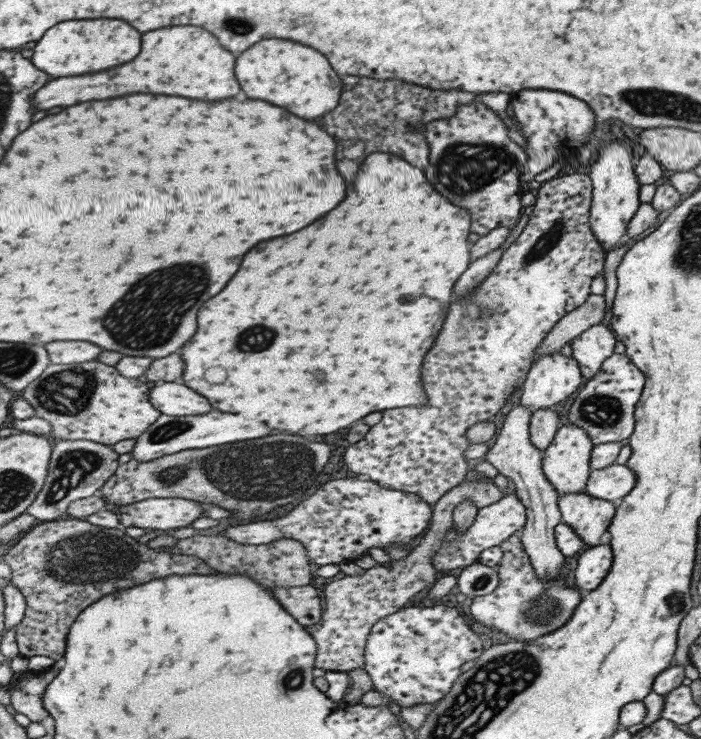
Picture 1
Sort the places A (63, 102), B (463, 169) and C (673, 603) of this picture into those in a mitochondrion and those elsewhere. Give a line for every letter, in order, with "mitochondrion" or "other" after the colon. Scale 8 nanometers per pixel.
A: other
B: mitochondrion
C: mitochondrion

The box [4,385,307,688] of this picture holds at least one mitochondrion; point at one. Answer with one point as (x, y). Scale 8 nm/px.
(97, 558)

